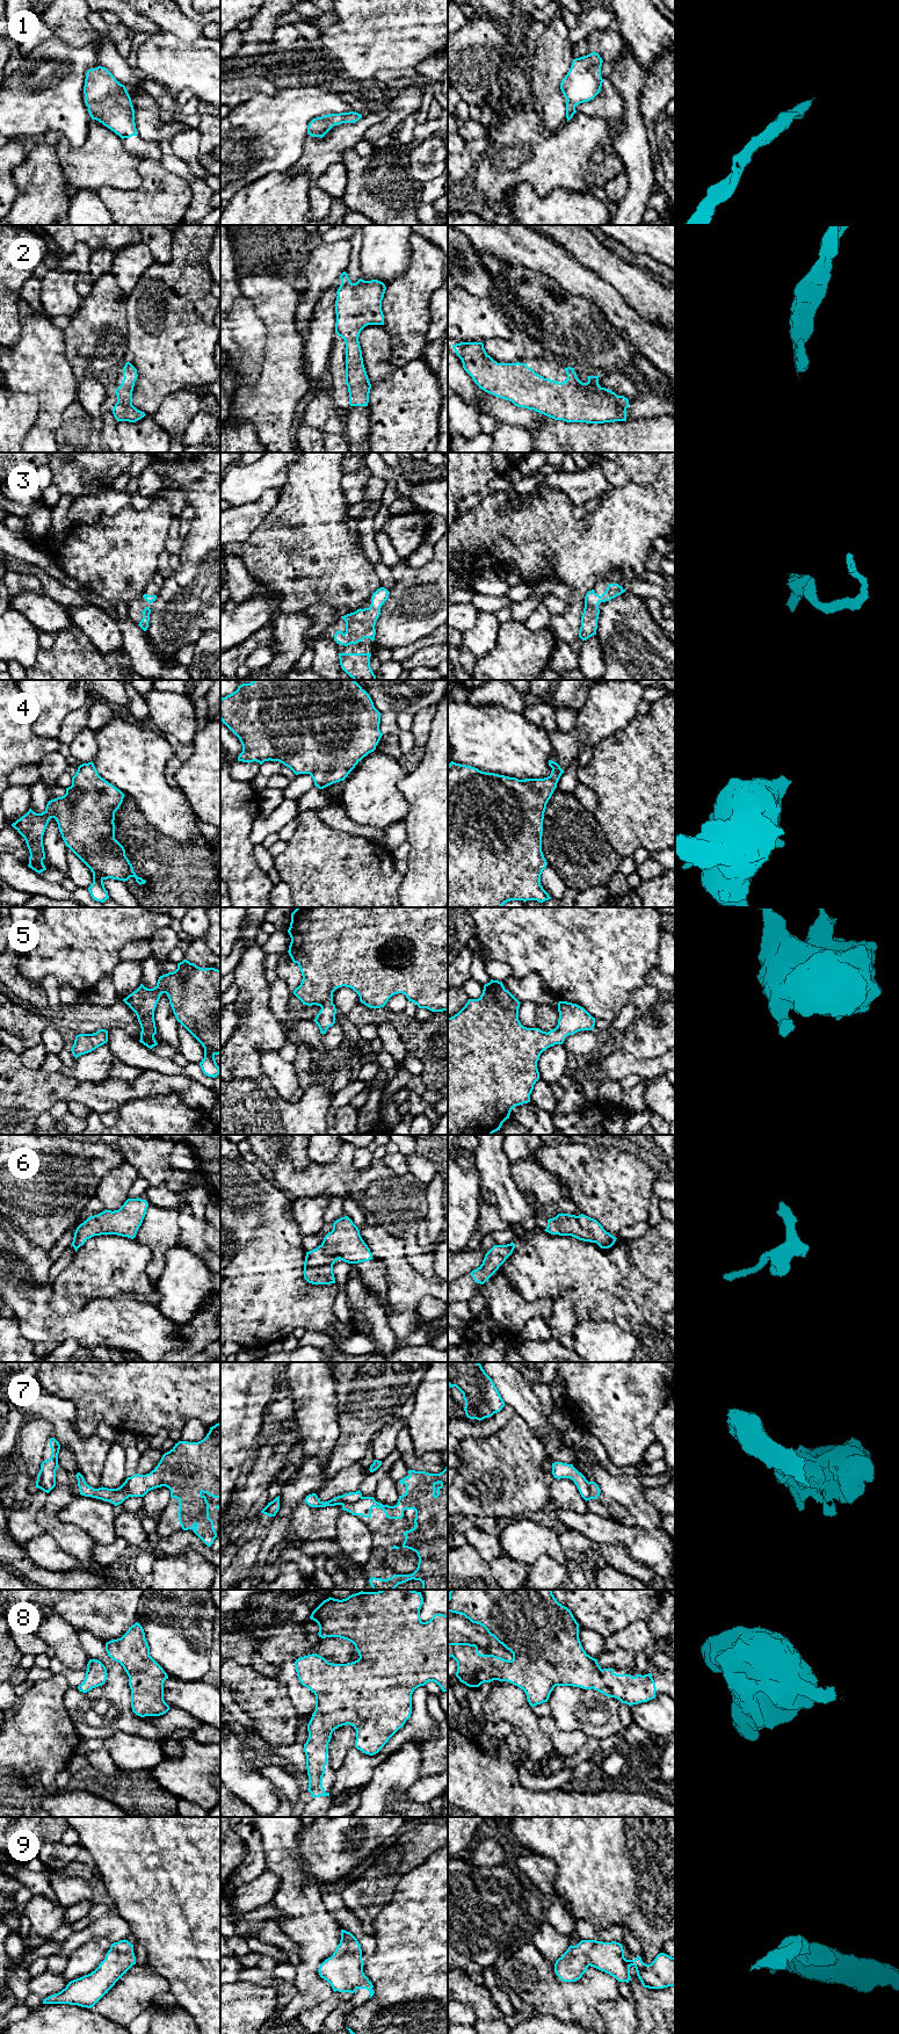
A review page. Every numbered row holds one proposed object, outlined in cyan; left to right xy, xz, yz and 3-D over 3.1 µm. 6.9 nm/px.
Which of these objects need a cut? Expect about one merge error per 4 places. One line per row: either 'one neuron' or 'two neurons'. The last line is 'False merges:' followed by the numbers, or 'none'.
1: one neuron
2: one neuron
3: one neuron
4: one neuron
5: one neuron
6: one neuron
7: two neurons
8: one neuron
9: one neuron
False merges: 7

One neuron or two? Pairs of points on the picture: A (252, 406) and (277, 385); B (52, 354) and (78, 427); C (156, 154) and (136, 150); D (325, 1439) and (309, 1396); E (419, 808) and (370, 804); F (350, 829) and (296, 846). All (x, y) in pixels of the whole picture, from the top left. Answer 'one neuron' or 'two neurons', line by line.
A: one neuron
B: two neurons
C: one neuron
D: one neuron
E: two neurons
F: two neurons

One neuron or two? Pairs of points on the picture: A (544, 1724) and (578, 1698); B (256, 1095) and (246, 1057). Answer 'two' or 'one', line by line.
A: two
B: one

